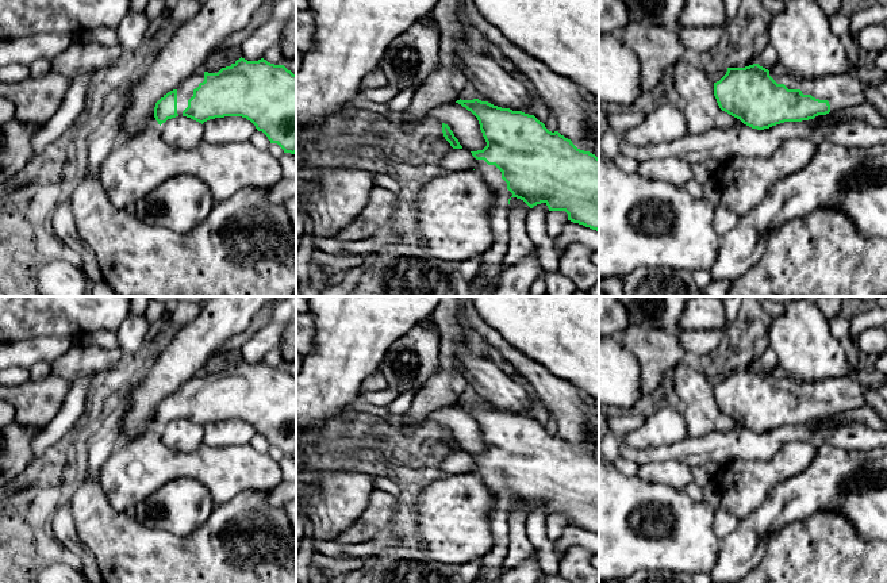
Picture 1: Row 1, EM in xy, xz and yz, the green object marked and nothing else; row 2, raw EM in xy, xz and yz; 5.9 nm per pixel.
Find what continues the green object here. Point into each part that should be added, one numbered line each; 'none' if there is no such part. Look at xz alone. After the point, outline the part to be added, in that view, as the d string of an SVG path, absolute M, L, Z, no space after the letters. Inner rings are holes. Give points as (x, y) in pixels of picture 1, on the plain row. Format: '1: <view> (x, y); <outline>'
1: xz (492, 562); M477 463L475 475L479 475L491 490L495 503L489 515L494 546L481 557L481 567L473 583L494 583L508 553L508 502L512 496L507 492L507 486L502 482L502 475L495 468L488 468L484 463Z

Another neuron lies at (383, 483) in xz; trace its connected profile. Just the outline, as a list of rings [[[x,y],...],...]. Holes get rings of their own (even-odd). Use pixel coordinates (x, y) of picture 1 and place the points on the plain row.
[[[376,476],[373,477],[373,487],[387,491],[395,496],[398,496],[400,494],[400,488],[398,484],[395,484],[391,479],[385,477],[385,476]]]

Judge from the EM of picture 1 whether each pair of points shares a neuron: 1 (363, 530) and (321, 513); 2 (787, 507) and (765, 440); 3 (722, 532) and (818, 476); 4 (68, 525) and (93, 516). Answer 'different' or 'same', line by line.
1: different
2: different
3: different
4: different

